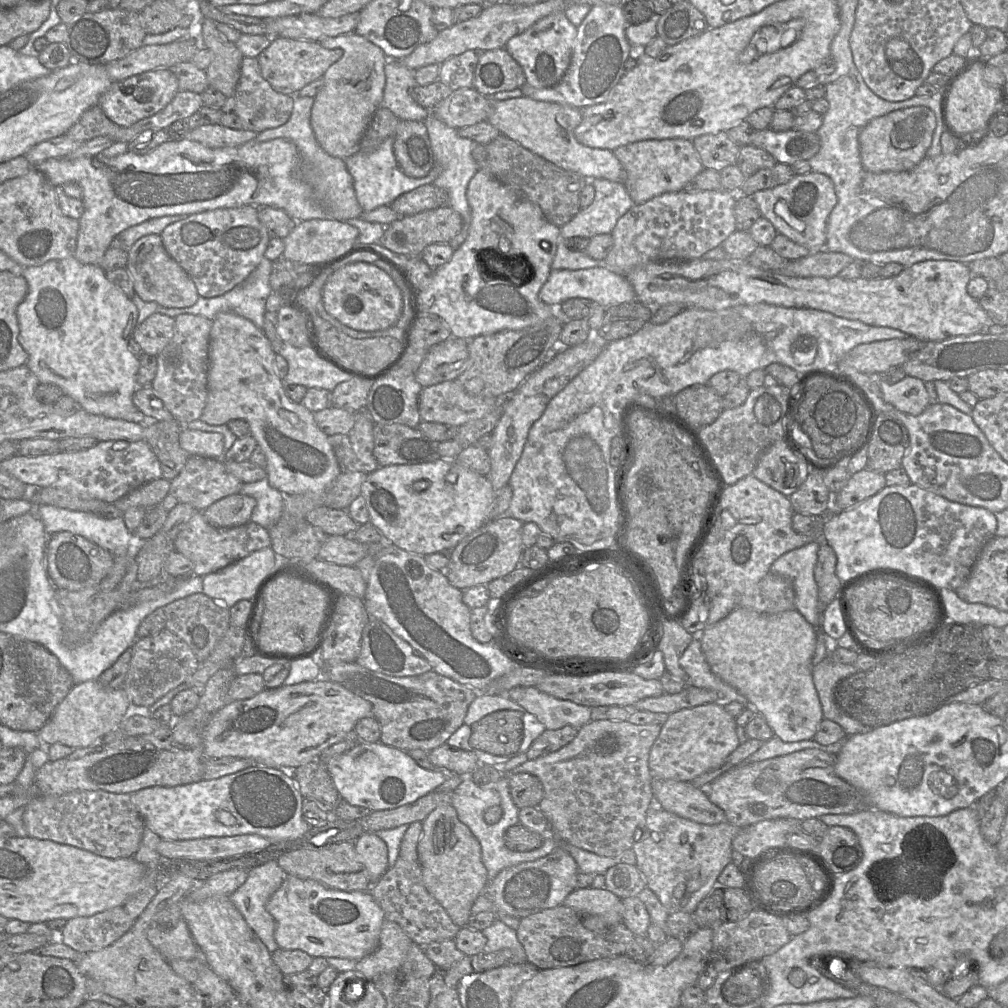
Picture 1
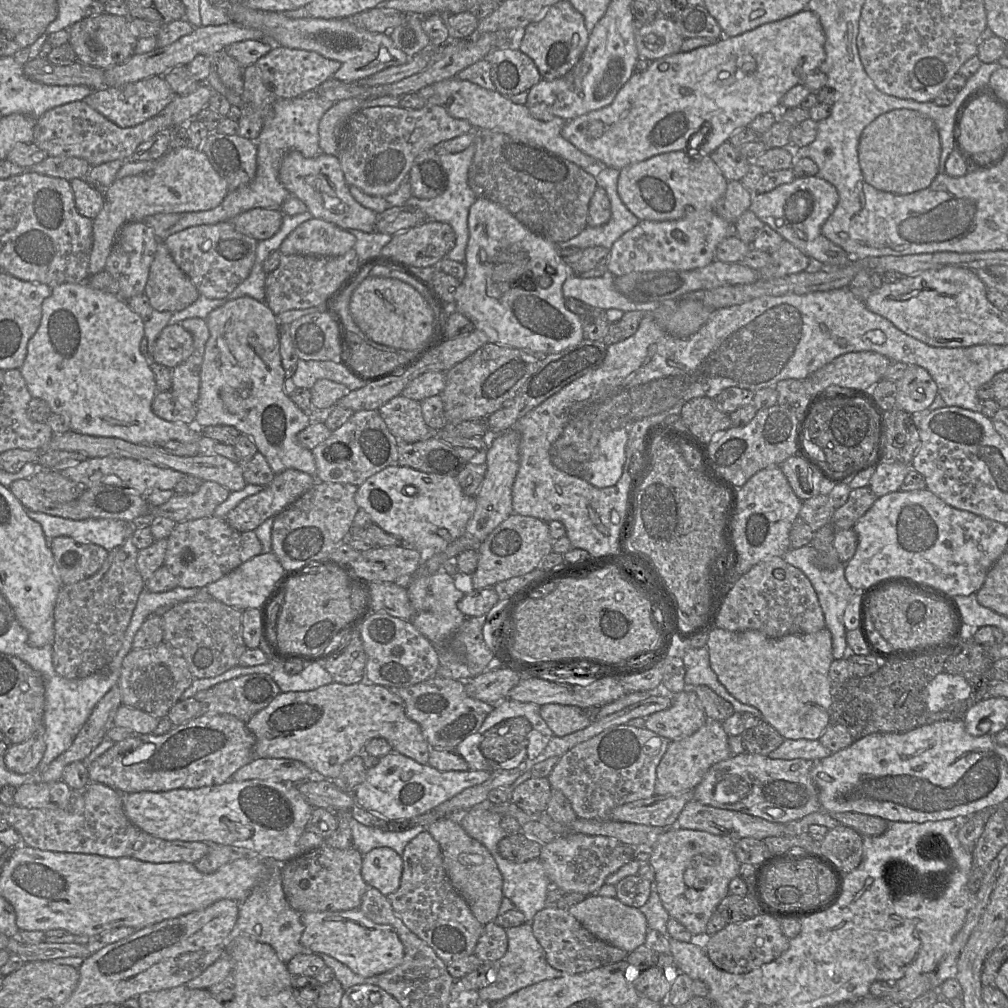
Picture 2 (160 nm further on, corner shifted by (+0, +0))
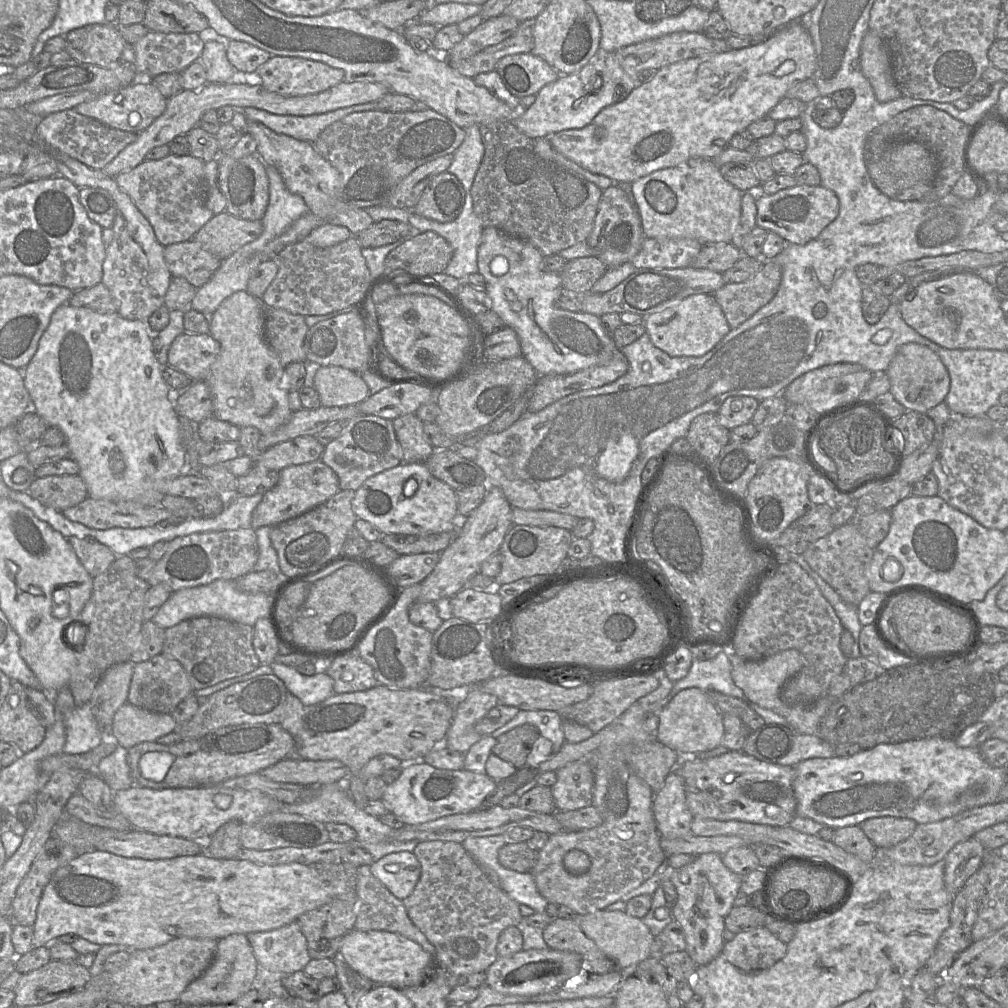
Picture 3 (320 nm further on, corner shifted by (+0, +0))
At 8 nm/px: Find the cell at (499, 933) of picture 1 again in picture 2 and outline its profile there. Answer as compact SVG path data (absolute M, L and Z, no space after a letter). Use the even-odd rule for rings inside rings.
M531 922L506 929L508 937L508 949L506 954L493 962L493 976L490 983L483 989L478 990L479 1000L483 1004L492 1005L518 990L527 986L561 977L564 973L551 967L545 956L544 949L533 935Z

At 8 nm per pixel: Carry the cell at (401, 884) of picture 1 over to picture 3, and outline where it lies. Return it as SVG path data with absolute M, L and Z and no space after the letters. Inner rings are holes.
M418 842L413 853L421 865L421 875L411 895L402 900L410 920L435 947L438 961L447 965L456 977L486 972L498 958L496 947L501 932L510 926L517 927L523 920L520 904L488 879L480 864L461 843Z

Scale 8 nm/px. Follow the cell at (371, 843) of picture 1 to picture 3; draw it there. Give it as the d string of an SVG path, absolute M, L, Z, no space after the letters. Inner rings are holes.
M393 852L370 865L372 875L400 900L410 896L421 875L421 865L412 852Z

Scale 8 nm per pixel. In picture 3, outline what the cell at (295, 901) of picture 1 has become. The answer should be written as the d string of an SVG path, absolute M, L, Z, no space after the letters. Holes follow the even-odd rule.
M353 929L340 942L339 956L353 971L375 984L403 989L423 984L430 976L435 961L433 955L418 943L394 932L359 931Z

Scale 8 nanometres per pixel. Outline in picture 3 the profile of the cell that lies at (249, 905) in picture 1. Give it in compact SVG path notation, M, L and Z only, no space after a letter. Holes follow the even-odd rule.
M297 921L246 936L260 968L274 975L290 975L303 971L311 960L307 941Z

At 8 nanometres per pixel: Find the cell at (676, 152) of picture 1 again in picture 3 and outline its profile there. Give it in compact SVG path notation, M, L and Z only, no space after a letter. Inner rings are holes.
M691 158L676 167L654 171L632 182L630 188L646 238L694 239L703 246L730 243L740 221L743 192L723 178L712 159Z

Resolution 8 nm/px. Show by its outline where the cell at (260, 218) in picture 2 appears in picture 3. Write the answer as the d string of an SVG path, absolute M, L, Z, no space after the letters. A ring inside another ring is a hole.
M224 211L214 215L192 238L202 247L225 260L239 248L256 240L263 231L261 220L236 218Z

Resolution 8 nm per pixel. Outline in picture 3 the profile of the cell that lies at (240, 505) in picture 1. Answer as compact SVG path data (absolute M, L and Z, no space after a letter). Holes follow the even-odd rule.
M321 459L285 467L279 474L277 485L263 494L262 500L253 511L251 528L255 531L264 526L273 527L296 518L326 502L341 490L335 471Z

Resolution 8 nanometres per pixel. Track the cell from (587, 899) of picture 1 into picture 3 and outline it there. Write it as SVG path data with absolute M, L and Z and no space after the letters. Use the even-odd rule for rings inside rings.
M599 910L586 915L578 915L578 925L618 969L636 966L637 963L650 957L654 936L640 918L628 915L624 911Z

